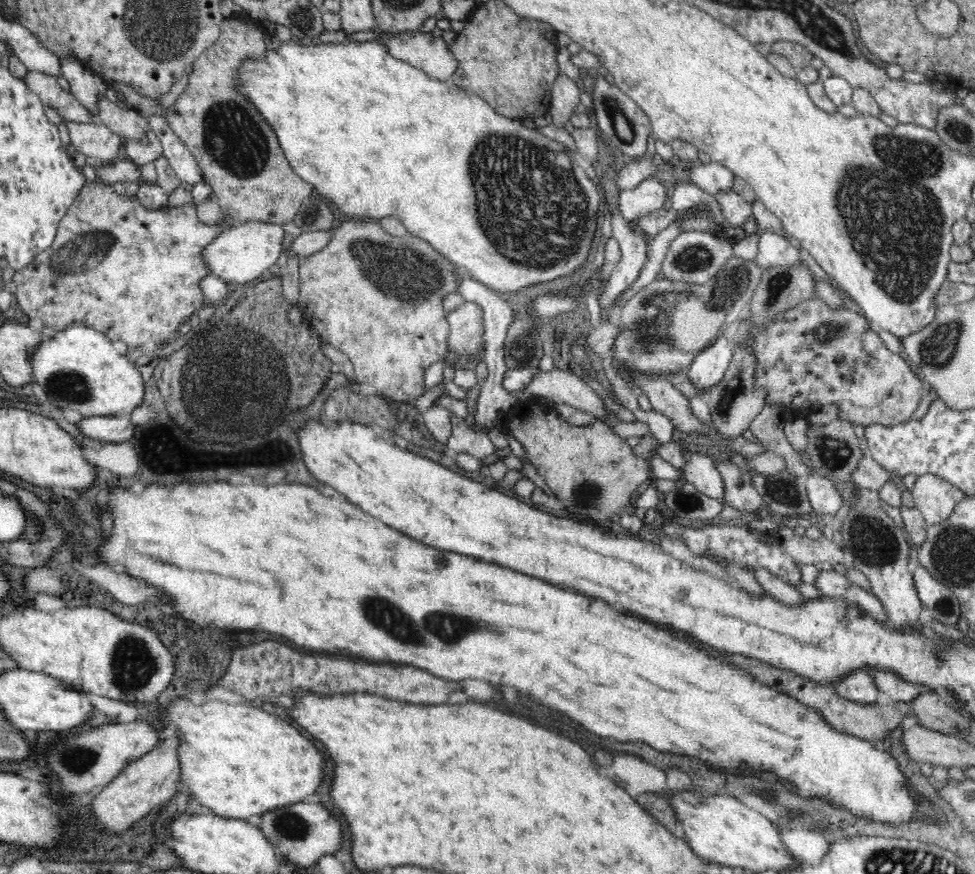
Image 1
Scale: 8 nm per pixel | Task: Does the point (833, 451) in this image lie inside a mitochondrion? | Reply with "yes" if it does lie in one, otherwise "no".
yes

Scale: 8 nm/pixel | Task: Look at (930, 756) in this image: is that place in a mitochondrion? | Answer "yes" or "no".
no

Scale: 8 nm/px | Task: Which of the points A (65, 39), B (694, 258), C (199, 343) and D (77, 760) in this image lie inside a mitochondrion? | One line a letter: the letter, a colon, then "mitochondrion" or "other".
A: other
B: mitochondrion
C: mitochondrion
D: mitochondrion

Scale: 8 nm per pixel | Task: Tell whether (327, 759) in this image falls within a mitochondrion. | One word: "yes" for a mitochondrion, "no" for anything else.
no

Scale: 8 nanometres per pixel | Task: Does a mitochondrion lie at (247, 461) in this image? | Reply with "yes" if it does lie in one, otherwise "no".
no

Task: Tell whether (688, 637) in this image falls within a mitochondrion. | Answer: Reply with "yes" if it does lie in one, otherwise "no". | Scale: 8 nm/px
no

